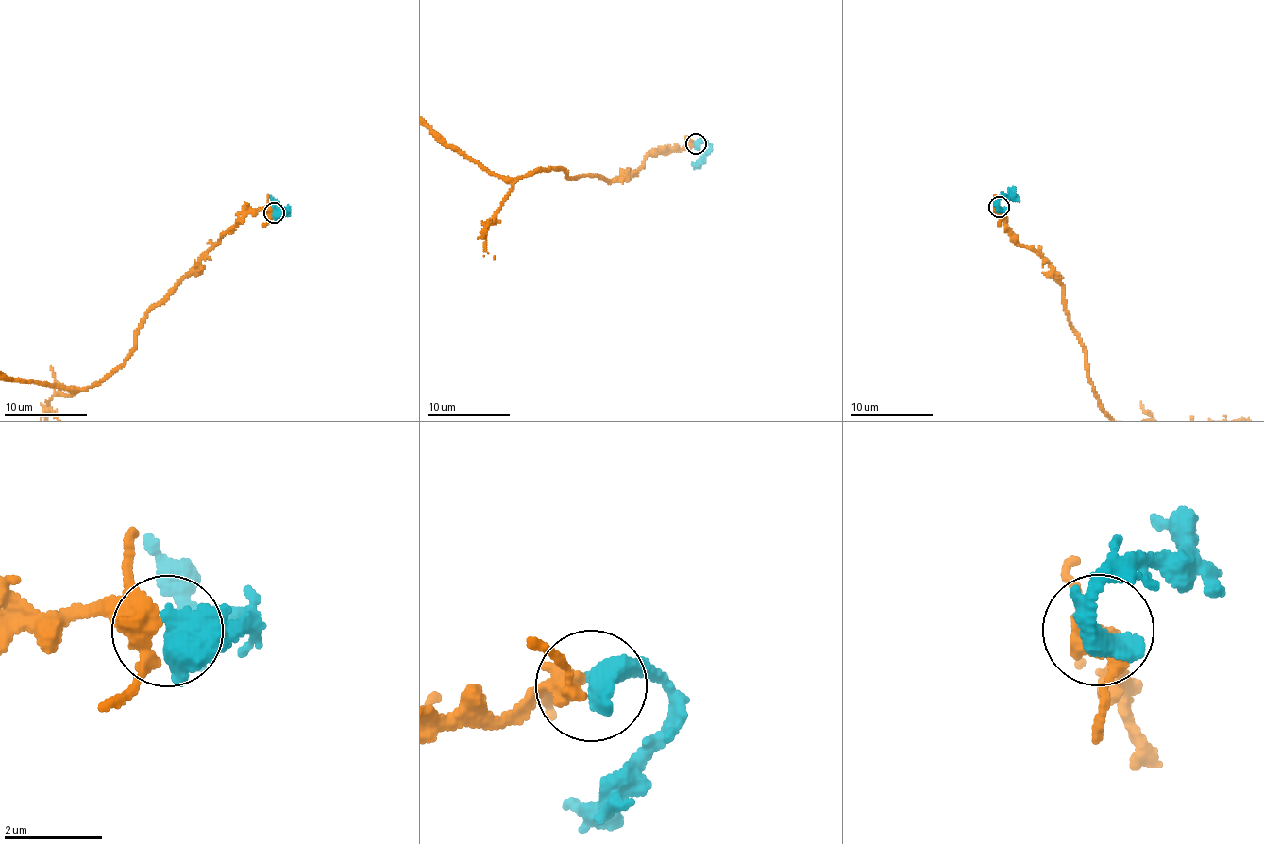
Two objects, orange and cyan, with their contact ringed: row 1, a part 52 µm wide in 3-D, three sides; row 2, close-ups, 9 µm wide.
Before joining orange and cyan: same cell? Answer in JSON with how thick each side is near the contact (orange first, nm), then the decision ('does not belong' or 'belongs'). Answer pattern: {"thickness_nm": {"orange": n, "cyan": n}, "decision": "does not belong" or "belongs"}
{"thickness_nm": {"orange": 280, "cyan": 600}, "decision": "belongs"}

